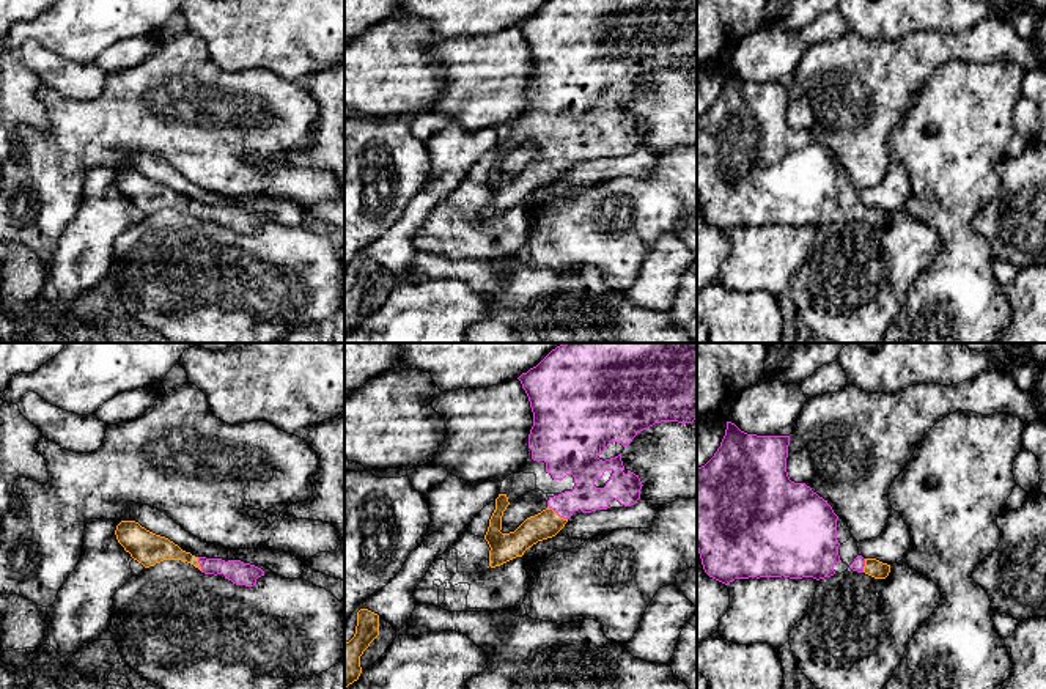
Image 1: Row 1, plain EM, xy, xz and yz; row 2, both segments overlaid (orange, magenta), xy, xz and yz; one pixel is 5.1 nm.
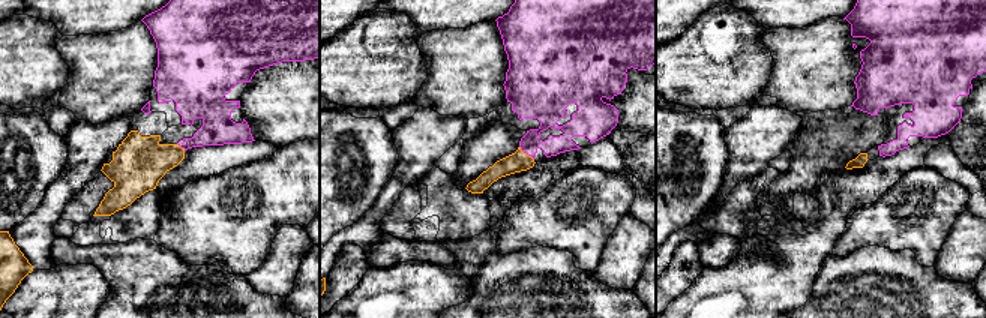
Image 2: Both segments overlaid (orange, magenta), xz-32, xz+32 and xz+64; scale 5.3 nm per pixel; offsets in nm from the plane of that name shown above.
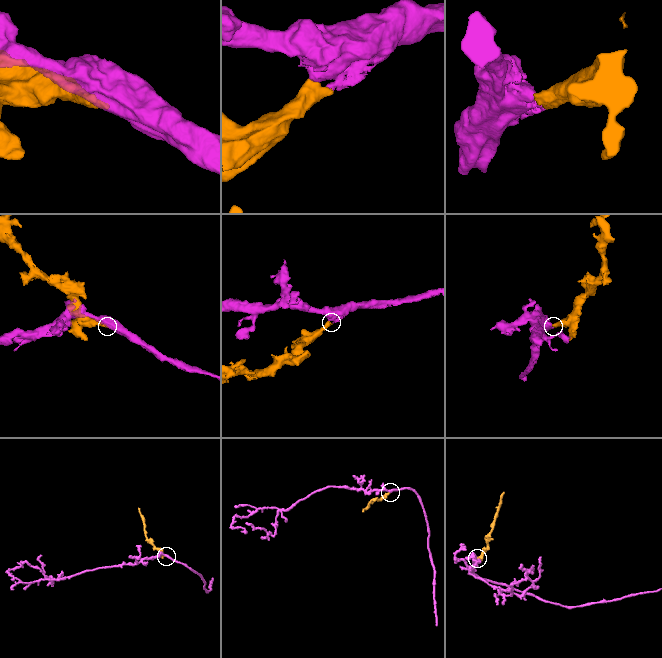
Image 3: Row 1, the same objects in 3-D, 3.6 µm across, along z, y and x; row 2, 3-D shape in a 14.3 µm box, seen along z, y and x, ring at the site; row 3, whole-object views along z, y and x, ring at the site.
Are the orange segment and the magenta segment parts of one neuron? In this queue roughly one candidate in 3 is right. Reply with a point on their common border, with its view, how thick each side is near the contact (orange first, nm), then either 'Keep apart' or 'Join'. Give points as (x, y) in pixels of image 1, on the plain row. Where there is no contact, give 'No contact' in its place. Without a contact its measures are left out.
Touches orange at xz (556, 161). Thickness 140 nm (orange) against 150 nm. Join

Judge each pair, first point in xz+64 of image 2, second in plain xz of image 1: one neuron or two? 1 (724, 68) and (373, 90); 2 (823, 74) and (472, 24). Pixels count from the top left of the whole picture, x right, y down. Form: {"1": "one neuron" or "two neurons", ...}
{"1": "one neuron", "2": "two neurons"}

